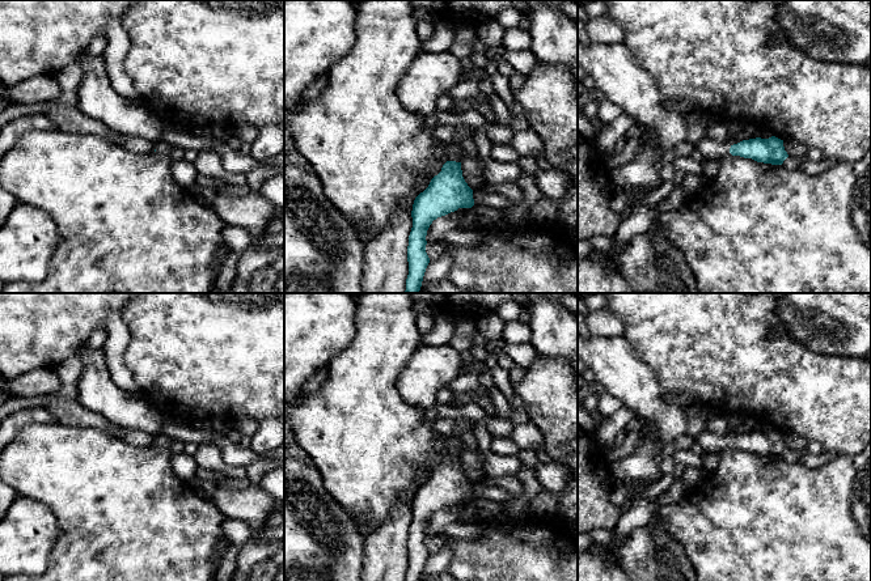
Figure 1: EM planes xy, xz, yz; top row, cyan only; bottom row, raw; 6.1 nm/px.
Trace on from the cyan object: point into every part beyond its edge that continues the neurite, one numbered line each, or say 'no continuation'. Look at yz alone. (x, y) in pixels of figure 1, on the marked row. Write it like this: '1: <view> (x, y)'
1: yz (709, 148)

